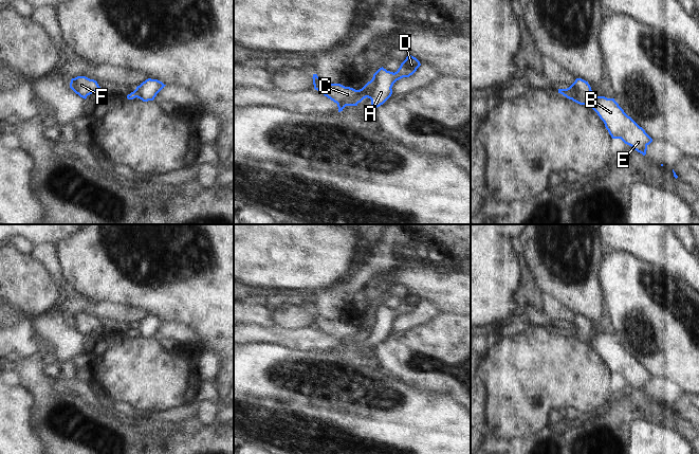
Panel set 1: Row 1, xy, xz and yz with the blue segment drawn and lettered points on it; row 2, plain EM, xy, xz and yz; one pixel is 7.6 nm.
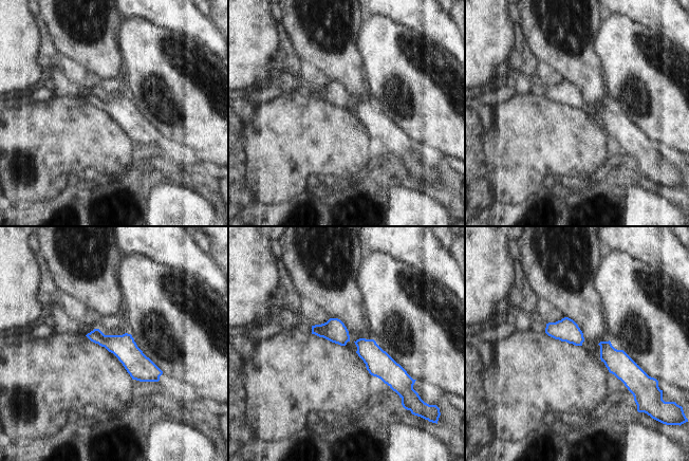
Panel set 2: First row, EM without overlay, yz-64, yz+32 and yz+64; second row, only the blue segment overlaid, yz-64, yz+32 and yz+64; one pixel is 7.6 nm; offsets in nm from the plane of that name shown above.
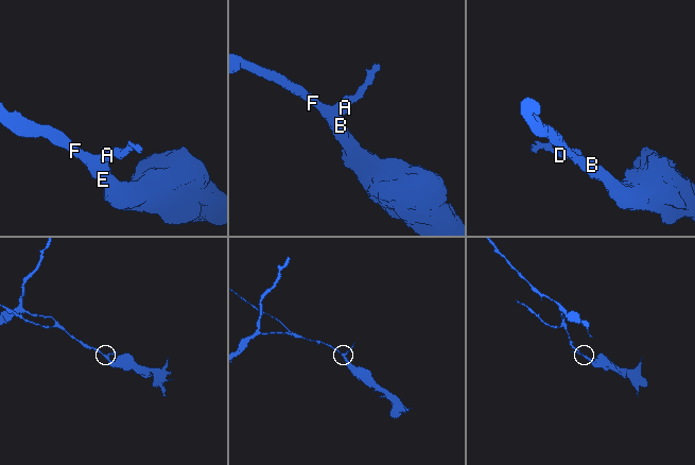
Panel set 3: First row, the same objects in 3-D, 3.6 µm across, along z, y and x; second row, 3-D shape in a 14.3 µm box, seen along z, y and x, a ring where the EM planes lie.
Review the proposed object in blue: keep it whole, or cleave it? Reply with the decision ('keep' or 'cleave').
cleave

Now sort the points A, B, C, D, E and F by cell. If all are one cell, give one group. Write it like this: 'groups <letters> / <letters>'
groups A D / B C E F

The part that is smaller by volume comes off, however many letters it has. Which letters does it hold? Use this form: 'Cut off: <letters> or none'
Cut off: A, D

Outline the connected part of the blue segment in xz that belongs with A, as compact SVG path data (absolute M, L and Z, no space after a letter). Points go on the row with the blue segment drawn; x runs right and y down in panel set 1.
M408 55L394 73L387 71L383 67L380 68L373 74L371 79L372 89L367 95L371 99L372 110L383 105L391 96L391 88L397 80L409 77L420 66L421 63L416 57Z

